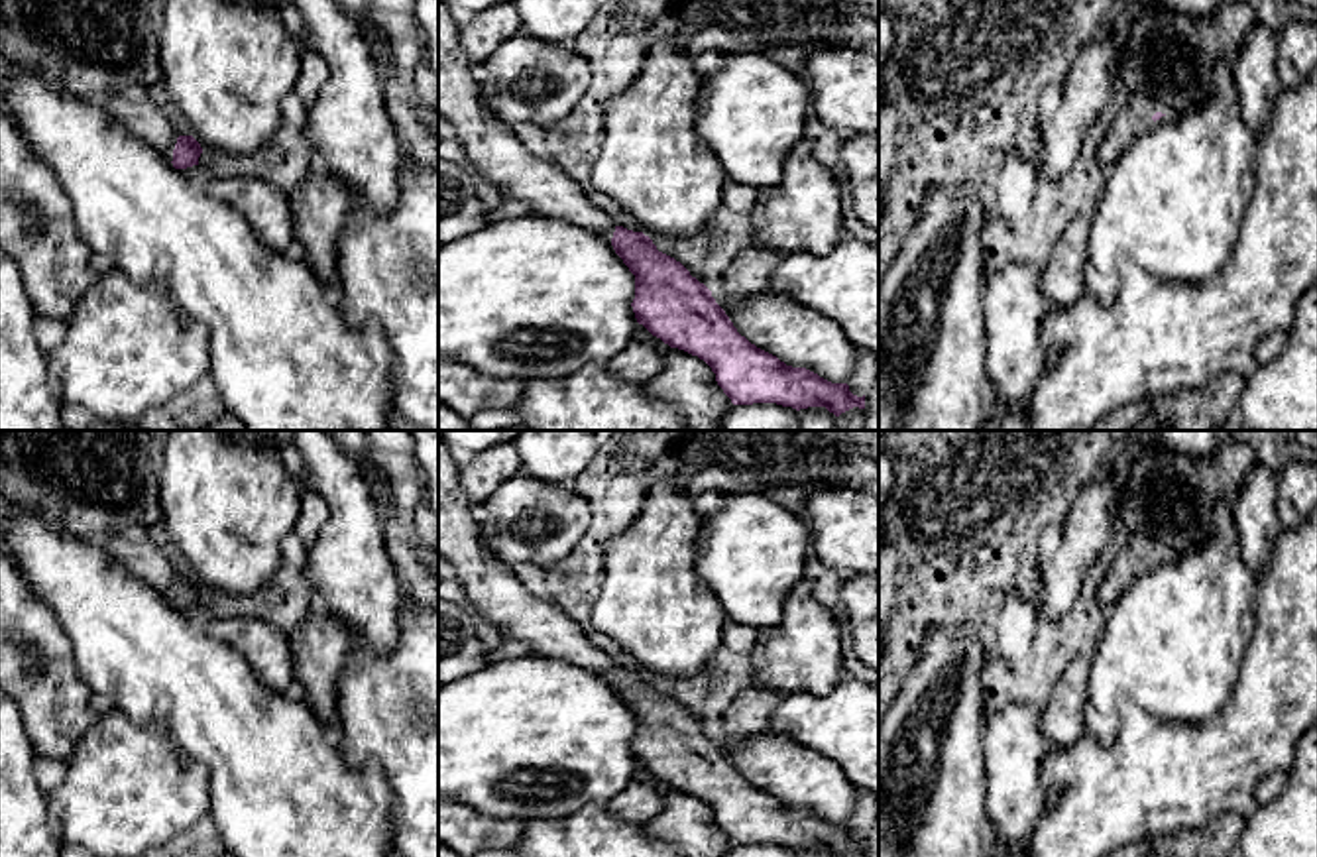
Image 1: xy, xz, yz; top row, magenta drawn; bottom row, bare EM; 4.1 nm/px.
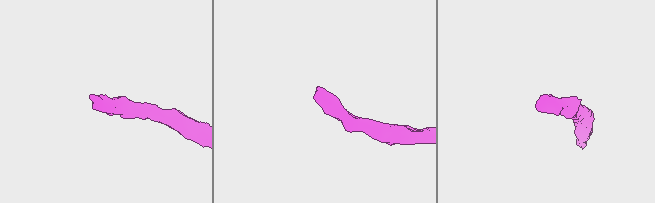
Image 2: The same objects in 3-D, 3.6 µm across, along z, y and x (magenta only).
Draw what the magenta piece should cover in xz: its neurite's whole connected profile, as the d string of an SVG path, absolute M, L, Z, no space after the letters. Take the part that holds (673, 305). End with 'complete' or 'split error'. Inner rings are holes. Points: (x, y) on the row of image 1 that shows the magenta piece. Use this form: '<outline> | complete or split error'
M438 0L438 112L452 124L474 169L503 191L505 197L525 202L531 214L580 224L609 242L635 275L631 307L637 322L670 348L704 360L733 405L776 403L796 411L826 407L835 417L853 407L865 409L865 395L853 395L847 383L831 383L806 368L786 366L776 356L751 344L737 332L712 291L692 277L680 261L658 252L643 232L617 226L611 216L590 202L582 187L556 163L531 153L509 126L497 122L484 106L476 65L458 43L454 12L444 0Z | split error

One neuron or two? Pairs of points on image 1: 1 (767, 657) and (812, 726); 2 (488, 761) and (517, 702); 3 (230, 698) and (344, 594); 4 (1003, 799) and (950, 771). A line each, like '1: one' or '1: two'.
1: one
2: one
3: two
4: two

